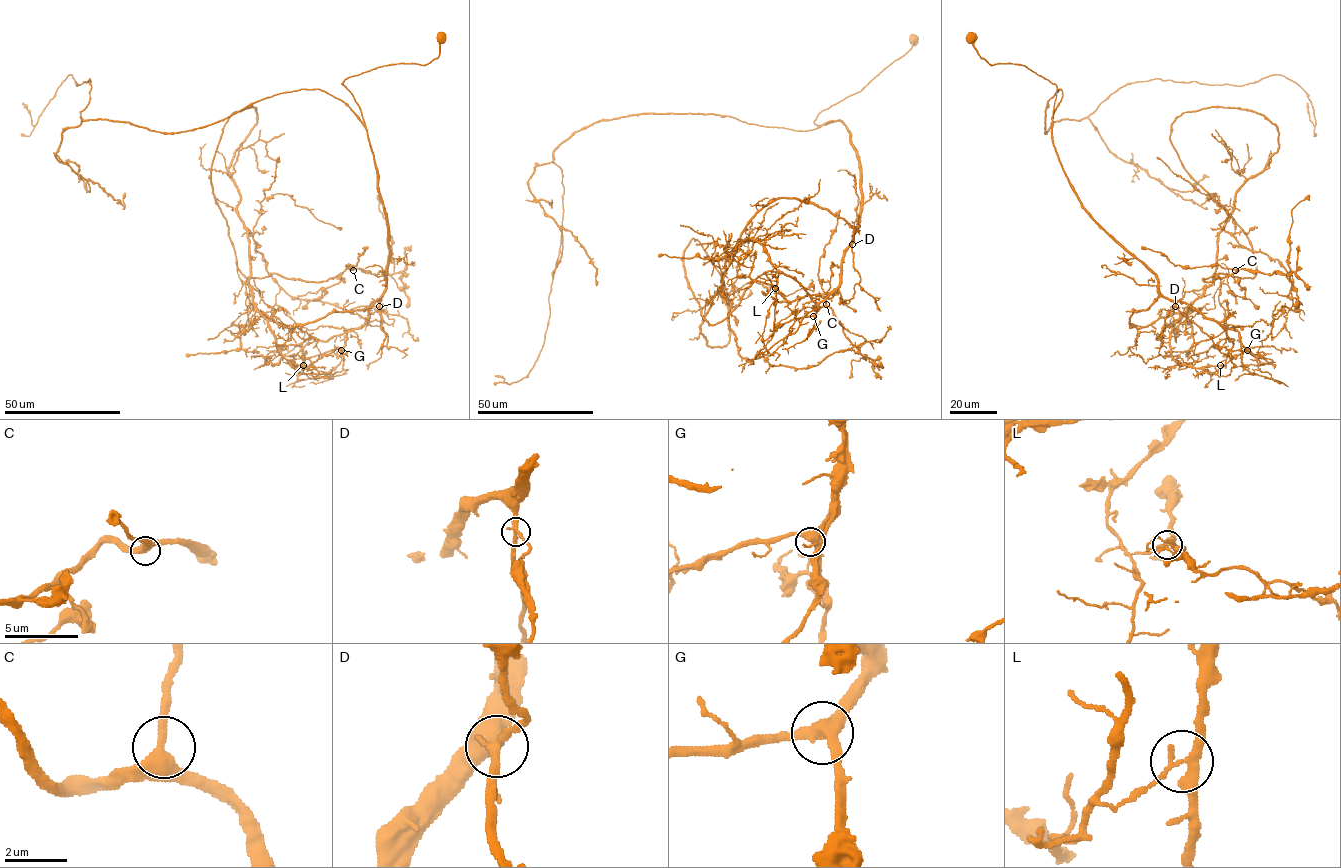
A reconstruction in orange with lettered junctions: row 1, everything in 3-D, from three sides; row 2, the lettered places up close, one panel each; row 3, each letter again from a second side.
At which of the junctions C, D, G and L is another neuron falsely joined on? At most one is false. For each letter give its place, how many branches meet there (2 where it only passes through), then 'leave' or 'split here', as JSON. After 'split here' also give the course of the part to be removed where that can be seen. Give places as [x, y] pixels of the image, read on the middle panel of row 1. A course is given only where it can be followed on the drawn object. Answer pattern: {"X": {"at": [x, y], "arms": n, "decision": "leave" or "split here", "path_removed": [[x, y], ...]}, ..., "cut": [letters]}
{"C": {"at": [826, 304], "arms": 3, "decision": "leave"}, "D": {"at": [852, 244], "arms": 3, "decision": "leave"}, "G": {"at": [813, 316], "arms": 3, "decision": "leave"}, "L": {"at": [775, 288], "arms": 3, "decision": "split here", "path_removed": [[775, 288], [840, 282], [861, 194], [840, 120], [595, 122], [554, 150], [544, 345], [522, 379], [495, 375]]}, "cut": ["L"]}

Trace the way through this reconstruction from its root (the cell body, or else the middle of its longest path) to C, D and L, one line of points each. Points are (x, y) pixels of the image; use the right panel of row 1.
C: (970, 38), (1055, 85), (1138, 328), (1212, 283), (1273, 124), (1171, 125), (1235, 270)
D: (970, 38), (990, 65), (1021, 64), (1055, 85), (1052, 138), (1071, 187), (1175, 306)
L: (970, 38), (990, 65), (1055, 85), (1053, 141), (1082, 207), (1163, 296), (1225, 330), (1220, 365)

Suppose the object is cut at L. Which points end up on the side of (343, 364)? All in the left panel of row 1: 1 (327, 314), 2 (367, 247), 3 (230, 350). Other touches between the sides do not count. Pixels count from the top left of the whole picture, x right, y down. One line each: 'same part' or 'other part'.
1: same part
2: other part
3: same part

